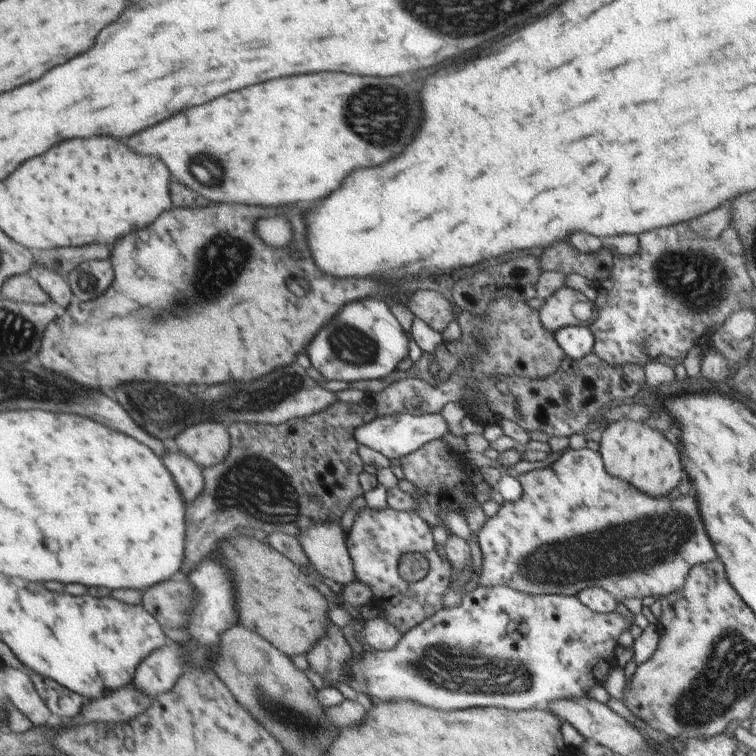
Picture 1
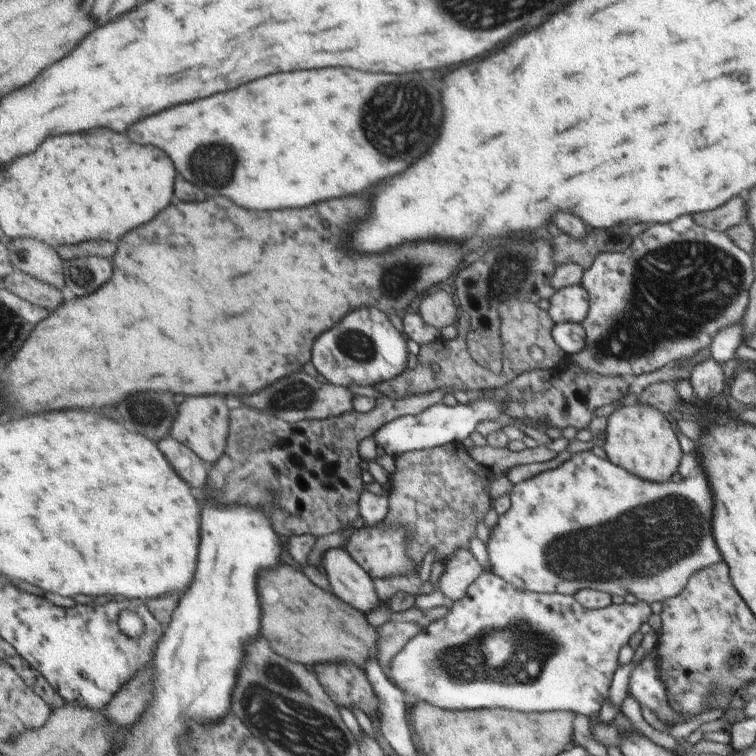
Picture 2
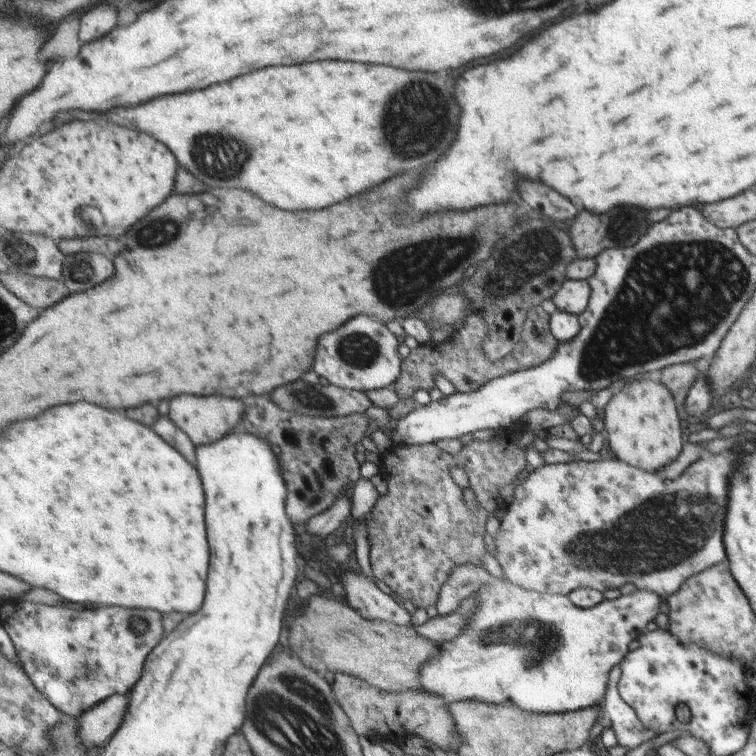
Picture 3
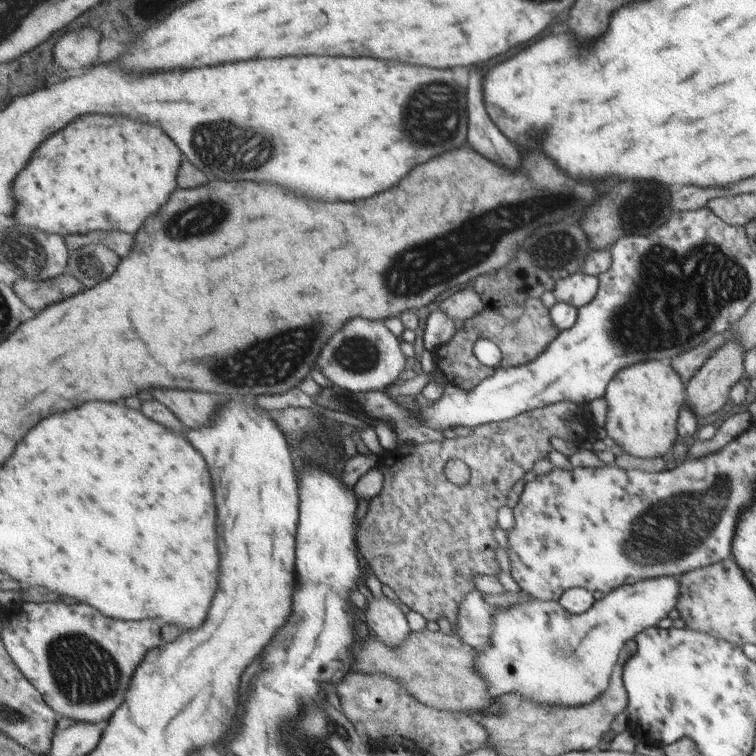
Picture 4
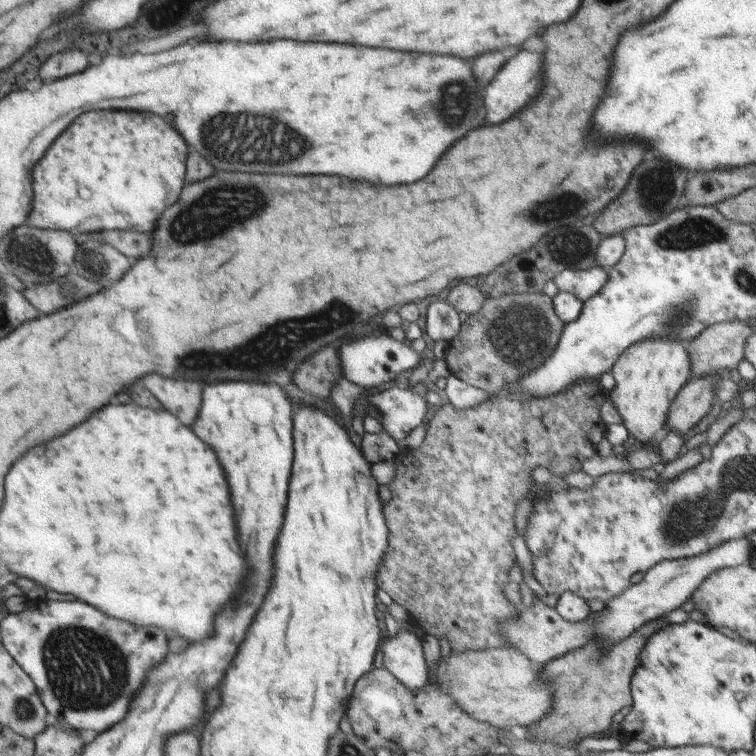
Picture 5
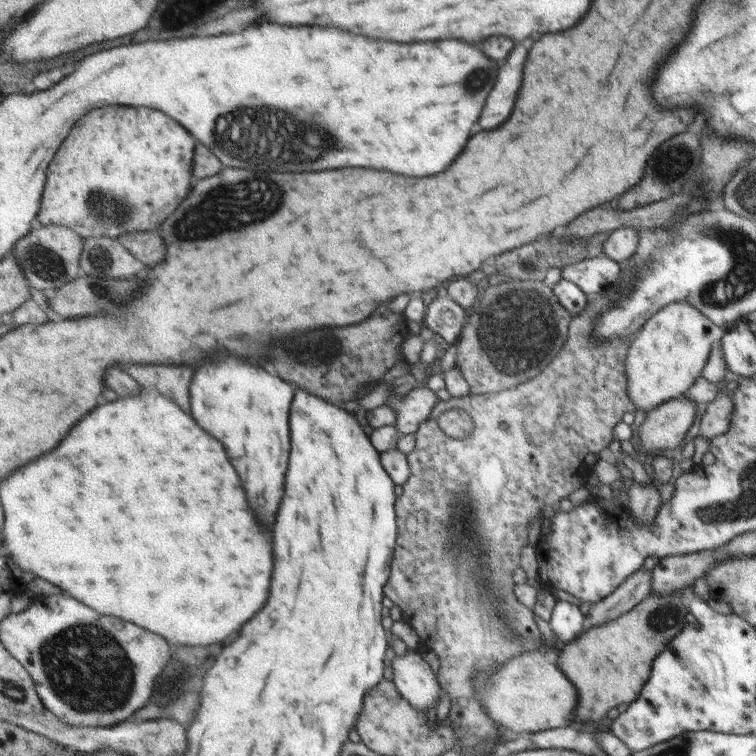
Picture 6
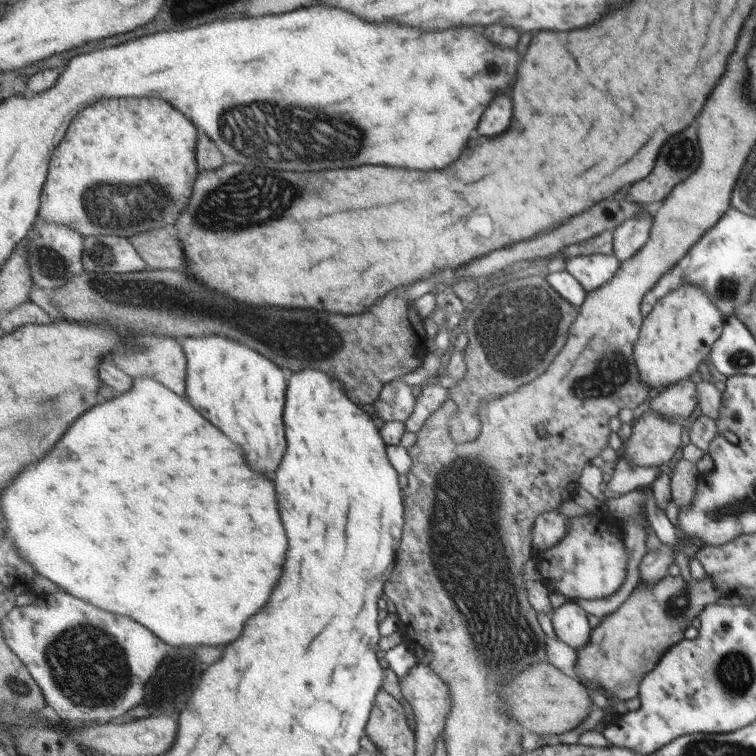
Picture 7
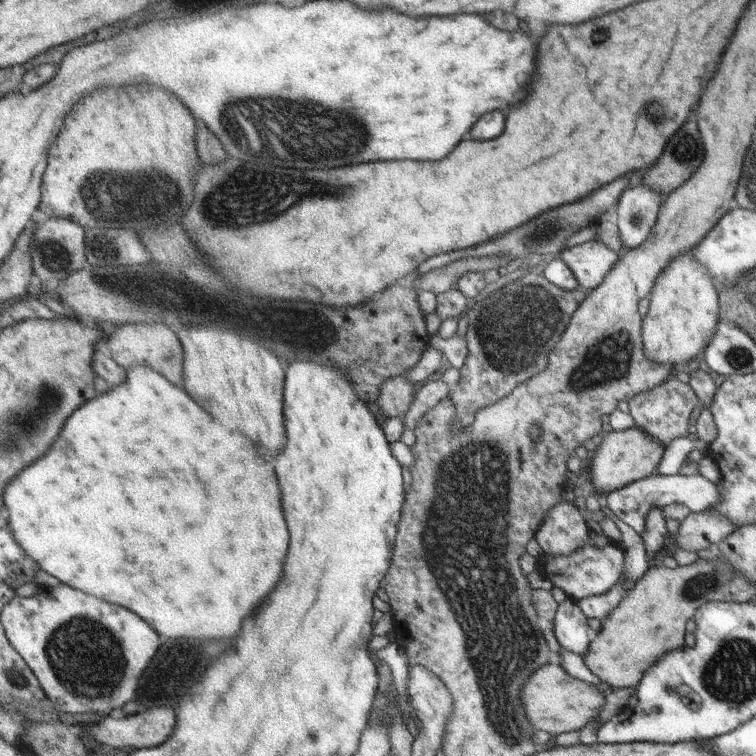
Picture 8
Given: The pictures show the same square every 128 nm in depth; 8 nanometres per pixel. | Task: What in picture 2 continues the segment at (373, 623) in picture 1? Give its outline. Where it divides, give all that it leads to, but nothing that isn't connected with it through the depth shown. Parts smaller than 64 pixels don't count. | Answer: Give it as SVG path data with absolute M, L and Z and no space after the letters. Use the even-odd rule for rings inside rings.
M392 620L378 626L380 642L378 642L378 659L384 674L389 674L390 662L395 654L408 644L410 638L417 636L422 628L416 622Z

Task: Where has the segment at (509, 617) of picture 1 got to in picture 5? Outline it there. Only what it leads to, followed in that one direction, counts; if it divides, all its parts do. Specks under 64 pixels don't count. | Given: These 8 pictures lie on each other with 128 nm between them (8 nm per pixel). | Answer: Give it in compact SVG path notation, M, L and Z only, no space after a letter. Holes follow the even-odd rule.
M742 537L738 540L728 540L716 550L711 550L702 556L696 556L696 558L664 560L663 563L656 564L650 571L644 573L641 582L628 586L620 596L610 600L600 610L600 612L604 612L608 608L602 616L596 618L596 626L592 626L594 628L592 640L604 638L604 642L608 646L622 642L632 632L636 632L637 628L642 628L644 623L654 622L654 620L662 618L668 612L680 608L698 590L699 584L704 582L704 578L710 572L720 570L720 568L748 565L752 562L752 554L754 554L754 544L748 538Z

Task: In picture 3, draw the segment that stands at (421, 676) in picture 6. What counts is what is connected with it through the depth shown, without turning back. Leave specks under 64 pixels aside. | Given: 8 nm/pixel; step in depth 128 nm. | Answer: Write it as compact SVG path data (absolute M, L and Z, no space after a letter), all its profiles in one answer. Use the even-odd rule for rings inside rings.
M350 570L338 579L344 585L345 601L366 620L384 620L403 627L410 625L410 614L396 597L382 592L373 578Z

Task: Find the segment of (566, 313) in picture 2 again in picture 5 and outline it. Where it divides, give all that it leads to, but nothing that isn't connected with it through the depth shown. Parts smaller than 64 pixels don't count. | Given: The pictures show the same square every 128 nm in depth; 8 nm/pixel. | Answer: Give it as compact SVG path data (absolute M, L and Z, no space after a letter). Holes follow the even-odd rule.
M599 266L584 270L566 269L553 280L560 292L569 292L584 302L598 294L608 281L608 271Z

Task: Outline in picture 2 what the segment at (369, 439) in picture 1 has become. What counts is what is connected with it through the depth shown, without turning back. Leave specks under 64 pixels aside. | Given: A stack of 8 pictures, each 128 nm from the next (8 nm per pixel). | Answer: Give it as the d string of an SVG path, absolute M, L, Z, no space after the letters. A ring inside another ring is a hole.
M471 398L468 404L458 403L456 406L447 406L444 403L433 404L420 412L420 414L400 416L384 424L376 430L372 438L376 440L376 446L381 447L391 457L403 455L410 450L426 450L434 446L442 446L448 442L460 442L470 436L480 422L486 420L499 420L504 415L504 404L496 404L488 398Z

